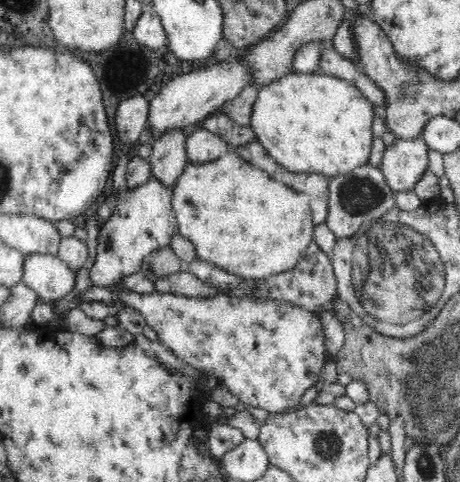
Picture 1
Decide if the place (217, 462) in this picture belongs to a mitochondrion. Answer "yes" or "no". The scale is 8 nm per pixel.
no

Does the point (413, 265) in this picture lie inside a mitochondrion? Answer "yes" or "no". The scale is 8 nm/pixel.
yes

